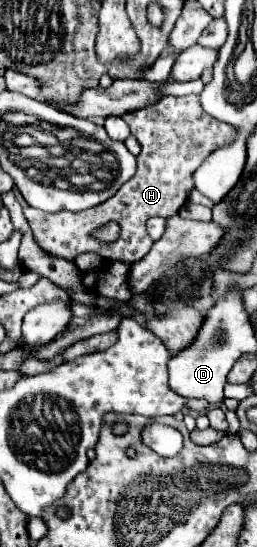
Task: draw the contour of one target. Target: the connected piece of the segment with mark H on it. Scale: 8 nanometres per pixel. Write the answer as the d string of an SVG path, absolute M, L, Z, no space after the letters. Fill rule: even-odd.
M199 95L164 96L156 104L148 104L140 110L126 112L122 116L132 130L132 136L140 142L142 152L138 156L138 170L128 180L112 200L96 208L88 208L84 212L66 210L47 213L27 206L23 209L36 242L52 256L66 258L74 262L74 258L82 252L96 252L102 258L116 258L120 262L138 262L152 248L152 238L146 232L146 222L152 216L174 216L186 204L194 180L192 174L204 162L204 158L216 150L216 144L230 142L236 136L236 129L228 126L210 114L206 114L200 106ZM108 222L116 222L120 226L120 238L116 242L102 242L94 238L94 232Z

